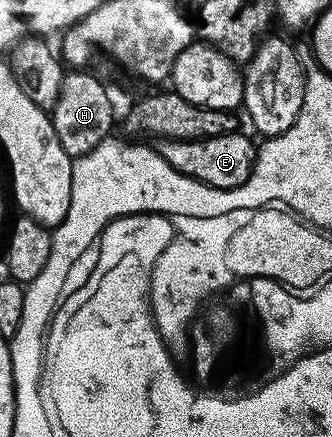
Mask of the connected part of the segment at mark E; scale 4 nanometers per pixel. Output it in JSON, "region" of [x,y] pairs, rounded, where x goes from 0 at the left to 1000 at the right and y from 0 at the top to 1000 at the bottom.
{"region":[[[452,291],[425,295],[407,311],[410,330],[431,346],[443,346],[479,373],[491,373],[515,391],[551,400],[566,414],[596,414],[651,432],[717,432],[750,416],[762,384],[774,371],[777,343],[762,341],[735,311],[675,314],[672,318],[539,318]]]}

